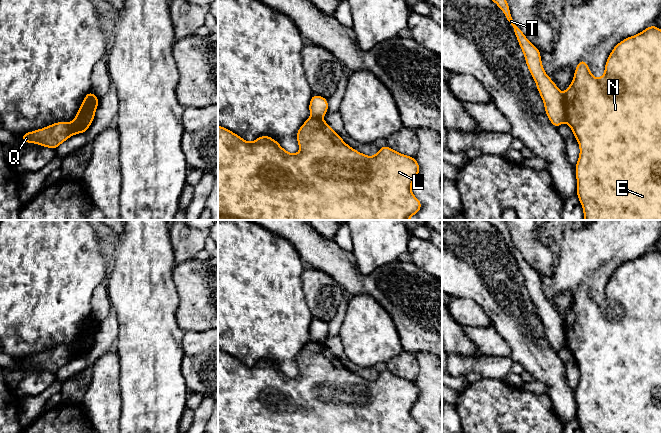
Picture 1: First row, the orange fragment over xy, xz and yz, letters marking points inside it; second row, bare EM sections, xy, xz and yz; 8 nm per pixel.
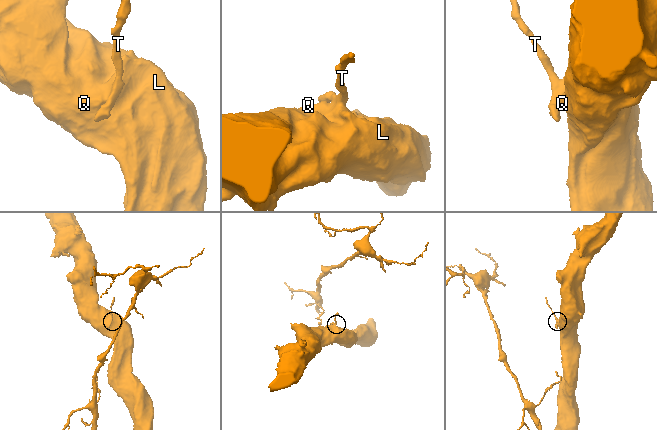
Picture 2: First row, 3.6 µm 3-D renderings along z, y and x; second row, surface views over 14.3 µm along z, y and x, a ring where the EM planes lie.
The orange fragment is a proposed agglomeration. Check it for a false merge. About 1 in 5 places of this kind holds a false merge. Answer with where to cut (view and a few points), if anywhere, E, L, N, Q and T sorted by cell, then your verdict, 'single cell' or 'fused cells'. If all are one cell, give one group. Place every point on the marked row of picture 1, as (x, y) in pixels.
xy (97, 104), (88, 114), (86, 126), (80, 132) | E L N Q / T | fused cells

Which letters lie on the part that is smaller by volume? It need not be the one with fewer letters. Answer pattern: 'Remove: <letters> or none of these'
Remove: T

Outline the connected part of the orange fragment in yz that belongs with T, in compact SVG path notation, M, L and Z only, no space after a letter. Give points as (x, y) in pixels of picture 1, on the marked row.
M493 0L504 12L507 22L513 27L518 43L524 53L525 60L537 89L543 99L546 114L550 122L559 128L566 114L564 109L564 94L556 84L544 72L541 63L540 50L536 48L523 34L522 30L514 22L506 0Z

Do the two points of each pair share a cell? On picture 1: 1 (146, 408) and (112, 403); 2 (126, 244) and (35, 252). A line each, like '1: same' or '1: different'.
1: different
2: different

